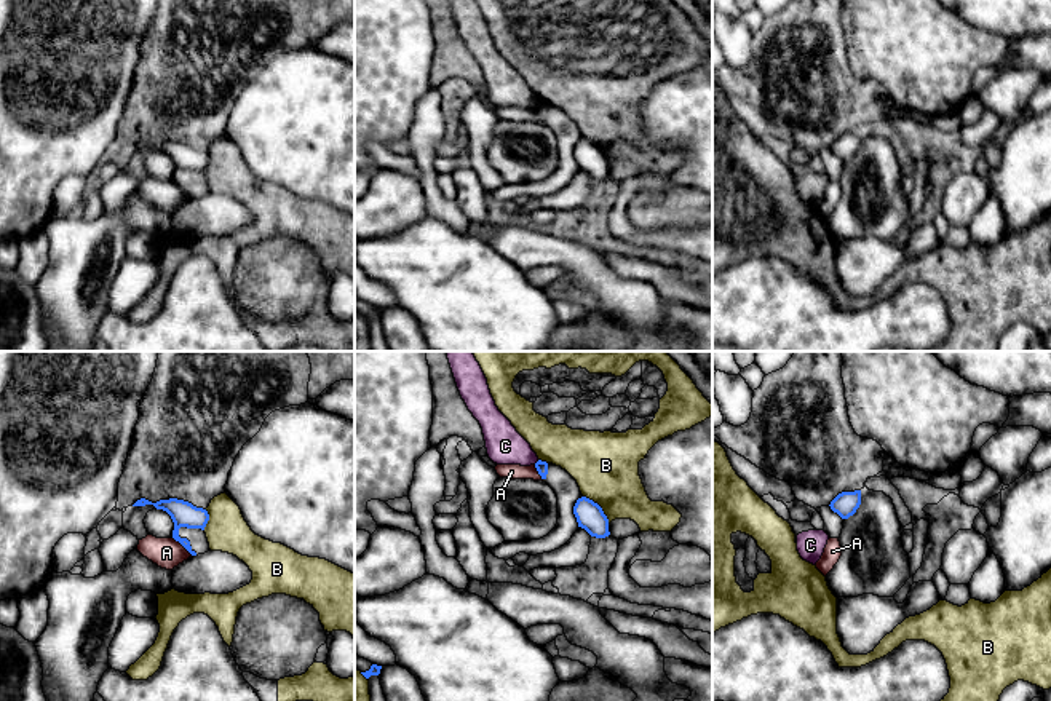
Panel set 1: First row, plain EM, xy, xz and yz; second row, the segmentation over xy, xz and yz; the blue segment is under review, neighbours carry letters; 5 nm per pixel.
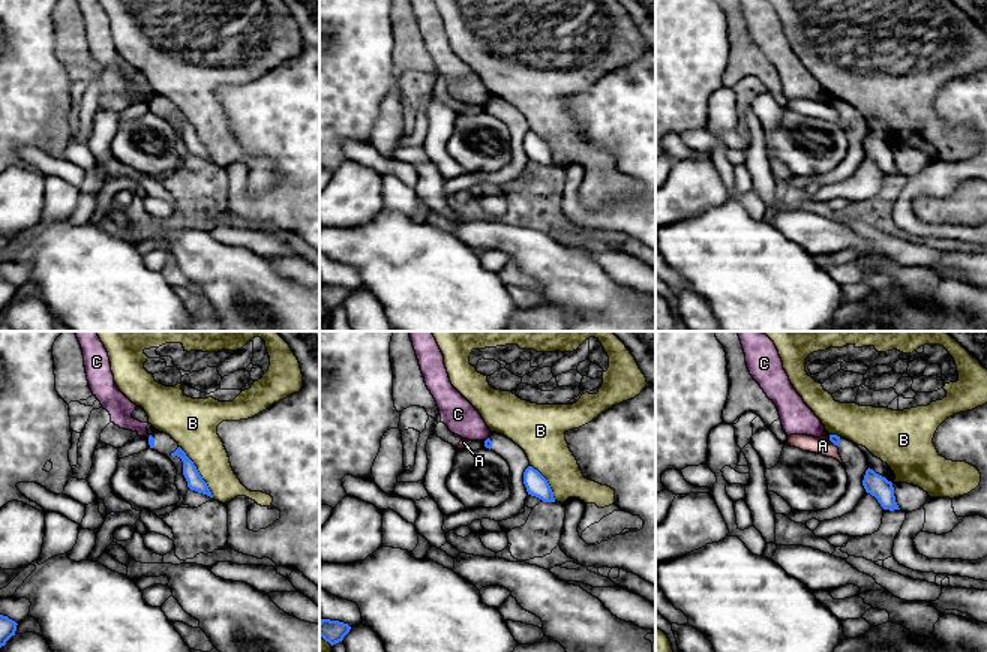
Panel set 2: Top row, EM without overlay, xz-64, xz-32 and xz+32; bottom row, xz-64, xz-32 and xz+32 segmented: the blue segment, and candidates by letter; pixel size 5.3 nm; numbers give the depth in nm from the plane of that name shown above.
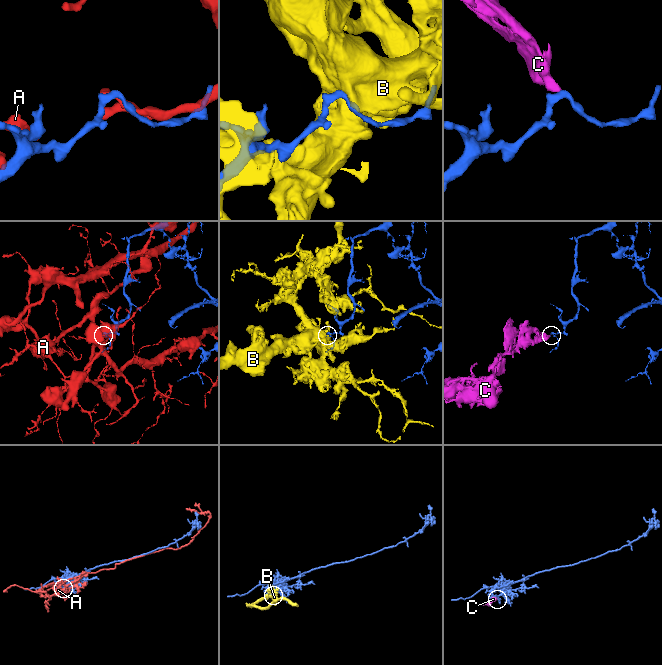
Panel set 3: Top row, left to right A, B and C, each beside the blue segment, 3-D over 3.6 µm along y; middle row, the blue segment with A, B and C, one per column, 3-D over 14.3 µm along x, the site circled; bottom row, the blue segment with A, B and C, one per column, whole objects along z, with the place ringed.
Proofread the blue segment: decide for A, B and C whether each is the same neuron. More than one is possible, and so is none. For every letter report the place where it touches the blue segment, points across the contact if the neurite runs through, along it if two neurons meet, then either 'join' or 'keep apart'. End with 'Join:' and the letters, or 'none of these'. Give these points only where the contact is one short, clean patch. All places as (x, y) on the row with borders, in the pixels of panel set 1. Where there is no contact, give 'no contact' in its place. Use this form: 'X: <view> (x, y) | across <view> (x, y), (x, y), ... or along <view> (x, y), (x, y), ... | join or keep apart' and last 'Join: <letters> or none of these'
A: xy (182, 545) | keep apart
B: xz (599, 506) | keep apart
C: xz (537, 462) | along xz (539, 460), (534, 463) | keep apart
Join: none of these

